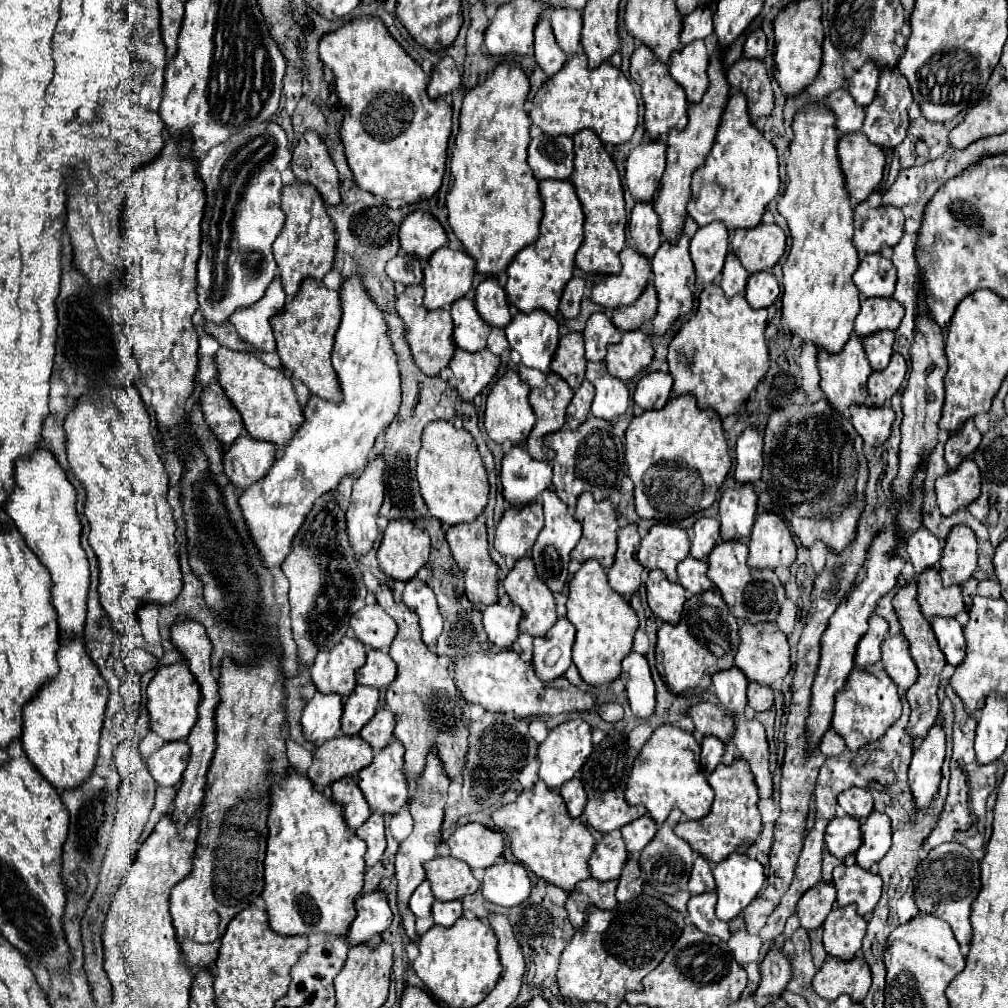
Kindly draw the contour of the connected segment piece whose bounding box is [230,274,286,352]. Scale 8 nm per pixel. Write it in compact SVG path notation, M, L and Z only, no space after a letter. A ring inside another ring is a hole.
M276 274L276 278L272 280L272 286L268 286L264 298L260 298L254 306L246 306L244 310L236 310L236 314L232 314L232 320L230 322L236 326L236 330L238 330L238 334L240 334L242 340L254 344L262 352L274 352L276 350L276 342L274 342L270 318L276 316L284 308L284 304L286 304L286 292L284 292L284 288L280 284L280 278Z

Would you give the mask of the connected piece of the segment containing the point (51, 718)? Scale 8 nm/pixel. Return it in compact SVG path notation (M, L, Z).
M60 634L58 648L60 674L40 688L40 694L24 706L24 732L22 744L30 762L38 772L58 790L76 788L82 784L94 768L98 758L98 740L108 702L108 686L96 664L88 656L82 636L66 638Z

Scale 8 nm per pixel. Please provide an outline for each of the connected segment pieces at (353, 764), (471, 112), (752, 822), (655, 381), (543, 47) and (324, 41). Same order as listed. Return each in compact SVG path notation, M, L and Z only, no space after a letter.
M336 736L314 750L308 778L320 790L344 776L360 772L372 758L372 748L360 736Z
M498 64L482 84L474 86L472 90L466 92L464 100L462 100L462 112L460 112L460 130L458 130L458 136L456 136L456 144L454 144L454 150L452 150L452 162L450 162L450 176L454 176L454 184L446 196L446 208L448 208L448 222L450 222L450 228L452 232L456 234L456 238L462 242L464 250L476 260L476 270L484 276L488 276L486 280L482 280L476 288L476 296L474 296L474 302L476 302L476 310L480 312L480 316L490 324L490 326L498 326L498 328L504 328L510 320L510 312L508 312L508 302L506 302L506 292L504 288L500 288L498 284L498 272L502 272L510 262L512 258L526 246L530 246L536 238L538 238L538 224L542 220L542 198L538 194L538 180L534 178L532 174L532 168L528 166L526 162L526 150L528 150L528 144L530 144L530 136L528 136L528 128L530 128L530 118L528 114L524 112L524 102L526 102L526 96L528 96L528 90L530 90L530 84L528 84L528 78L524 74L524 70L520 68L520 64Z
M704 736L702 740L702 754L700 754L700 766L710 772L708 784L714 790L714 802L708 816L700 820L682 820L674 828L674 832L686 840L694 852L704 856L708 862L720 862L728 858L732 852L746 852L758 838L762 830L762 820L758 812L758 788L754 784L752 772L748 770L748 762L736 760L728 766L720 764L720 758L724 754L724 744L718 738Z
M668 372L646 374L638 382L634 392L634 404L638 404L646 412L634 416L626 430L626 466L628 466L628 476L634 482L636 512L640 518L658 520L662 524L676 524L700 510L710 508L716 500L718 488L722 486L732 466L720 416L714 410L698 408L696 398L692 398L692 394L670 398L670 390L672 390L672 376Z
M546 16L538 22L534 36L536 36L536 62L548 76L554 76L564 66L568 56L560 52L560 46L556 46L556 38Z
M374 16L356 18L338 30L324 34L318 44L318 54L322 64L334 72L334 90L340 104L344 106L344 122L340 134L356 184L362 190L386 200L400 198L408 204L430 200L440 190L446 170L452 108L444 102L444 98L428 98L428 76L422 72L422 68L388 34L384 22Z

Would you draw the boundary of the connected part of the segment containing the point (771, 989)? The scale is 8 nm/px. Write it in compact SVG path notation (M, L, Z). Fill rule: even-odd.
M776 946L772 952L768 952L764 962L760 964L760 974L762 982L754 992L754 996L758 1006L766 1006L768 1002L780 998L780 992L786 988L792 976L790 958L782 954L782 946Z

